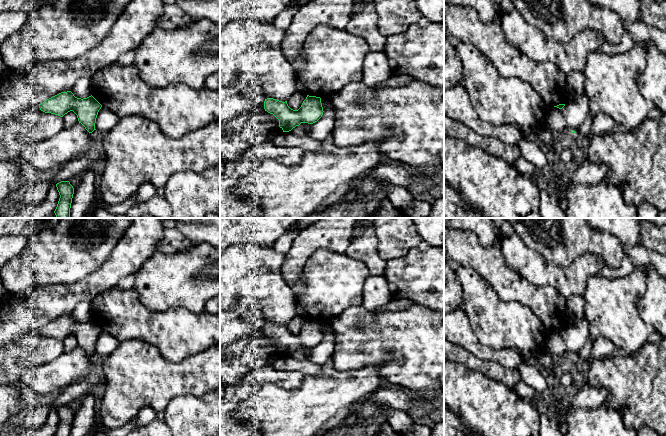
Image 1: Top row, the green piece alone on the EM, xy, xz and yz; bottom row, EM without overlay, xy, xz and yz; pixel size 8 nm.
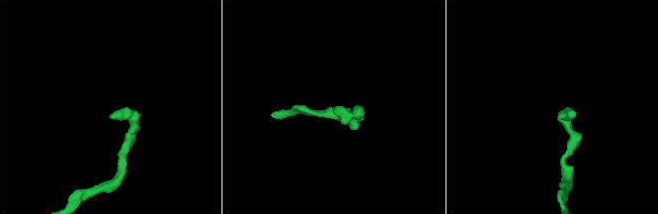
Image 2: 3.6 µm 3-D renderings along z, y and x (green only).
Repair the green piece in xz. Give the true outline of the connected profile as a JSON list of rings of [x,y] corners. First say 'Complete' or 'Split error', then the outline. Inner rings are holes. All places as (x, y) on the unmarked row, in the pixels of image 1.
Split error. [[[307,319],[298,334],[291,333],[287,325],[282,326],[273,322],[264,325],[264,333],[279,344],[279,351],[283,356],[290,356],[295,360],[306,359],[306,353],[301,347],[313,348],[323,339],[321,322]]]

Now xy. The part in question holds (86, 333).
Complete. [[[71,315],[61,316],[39,329],[41,335],[63,341],[73,335],[85,353],[92,357],[96,342],[102,329],[91,319],[87,322],[77,322]]]

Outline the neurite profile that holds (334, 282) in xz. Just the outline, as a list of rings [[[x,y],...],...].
[[[320,249],[308,258],[302,276],[306,288],[298,295],[296,303],[305,318],[322,322],[330,320],[346,309],[362,306],[363,286],[369,271],[363,262],[346,254]]]

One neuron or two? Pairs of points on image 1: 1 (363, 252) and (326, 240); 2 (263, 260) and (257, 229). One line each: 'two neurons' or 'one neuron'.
1: two neurons
2: two neurons

